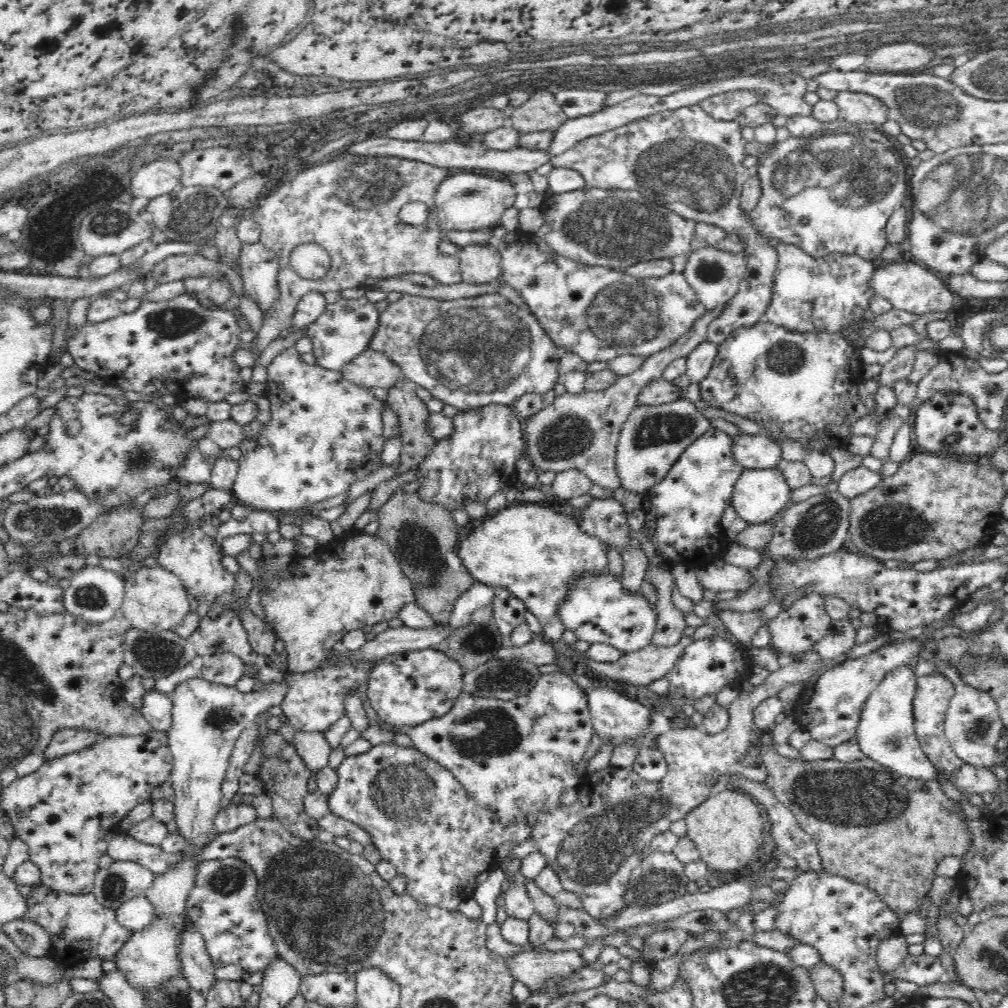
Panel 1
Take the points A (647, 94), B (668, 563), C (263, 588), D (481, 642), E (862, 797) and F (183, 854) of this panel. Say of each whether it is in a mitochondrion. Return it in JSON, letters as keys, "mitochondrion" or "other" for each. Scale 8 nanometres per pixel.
{"A":"other","B":"other","C":"other","D":"mitochondrion","E":"mitochondrion","F":"other"}

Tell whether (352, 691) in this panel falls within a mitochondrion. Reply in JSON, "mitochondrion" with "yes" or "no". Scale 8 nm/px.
{"mitochondrion":"no"}

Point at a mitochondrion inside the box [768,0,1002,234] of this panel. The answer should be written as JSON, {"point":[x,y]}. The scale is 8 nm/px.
{"point":[970,37]}

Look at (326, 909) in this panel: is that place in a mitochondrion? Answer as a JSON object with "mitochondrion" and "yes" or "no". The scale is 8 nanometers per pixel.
{"mitochondrion":"yes"}

